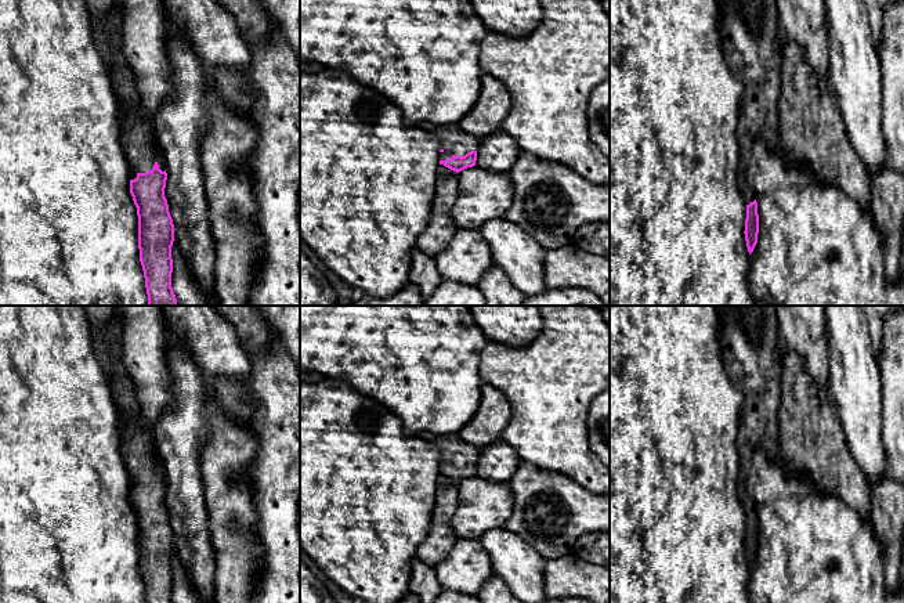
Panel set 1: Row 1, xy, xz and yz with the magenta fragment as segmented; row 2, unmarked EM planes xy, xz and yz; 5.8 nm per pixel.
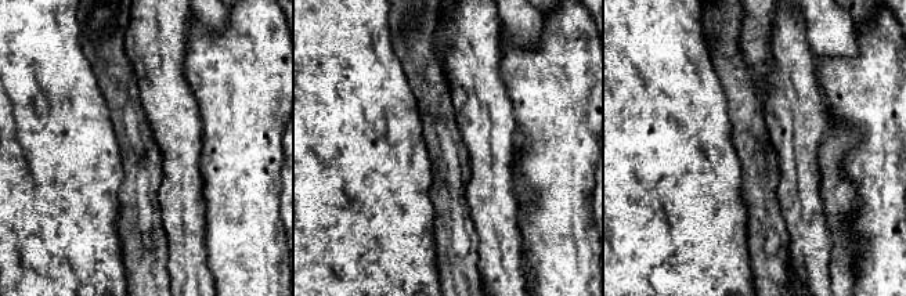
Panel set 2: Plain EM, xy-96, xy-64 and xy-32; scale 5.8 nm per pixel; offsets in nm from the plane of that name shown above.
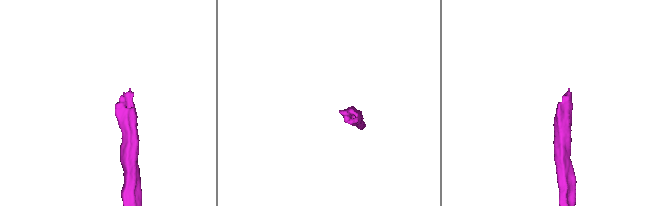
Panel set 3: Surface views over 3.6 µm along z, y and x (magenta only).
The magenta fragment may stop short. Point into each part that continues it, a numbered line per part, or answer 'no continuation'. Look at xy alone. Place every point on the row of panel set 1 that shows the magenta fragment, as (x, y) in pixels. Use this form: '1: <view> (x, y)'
1: xy (138, 143)

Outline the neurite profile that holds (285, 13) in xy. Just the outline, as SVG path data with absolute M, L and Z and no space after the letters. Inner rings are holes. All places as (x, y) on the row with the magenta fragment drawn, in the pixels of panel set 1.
M258 0L300 62L300 0Z

